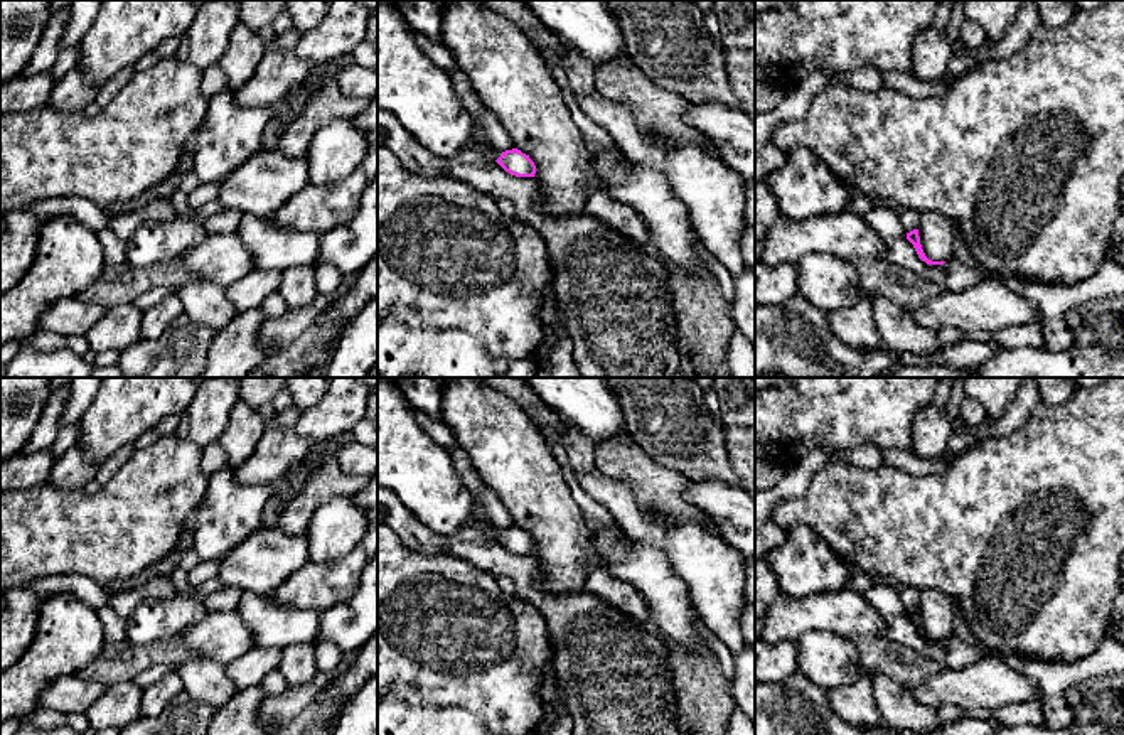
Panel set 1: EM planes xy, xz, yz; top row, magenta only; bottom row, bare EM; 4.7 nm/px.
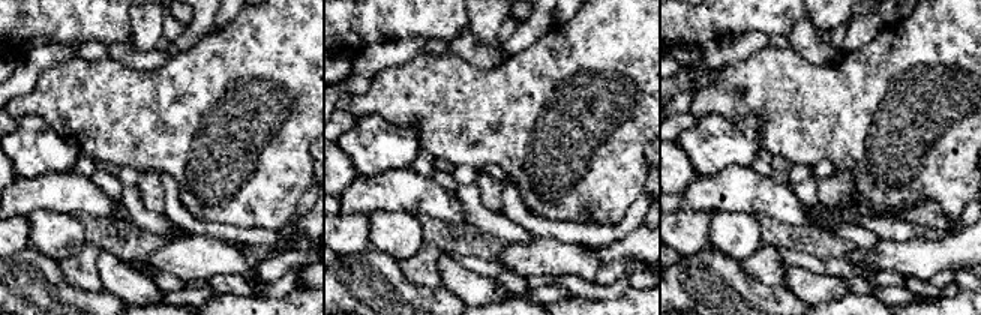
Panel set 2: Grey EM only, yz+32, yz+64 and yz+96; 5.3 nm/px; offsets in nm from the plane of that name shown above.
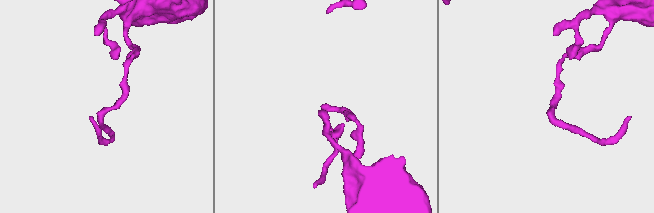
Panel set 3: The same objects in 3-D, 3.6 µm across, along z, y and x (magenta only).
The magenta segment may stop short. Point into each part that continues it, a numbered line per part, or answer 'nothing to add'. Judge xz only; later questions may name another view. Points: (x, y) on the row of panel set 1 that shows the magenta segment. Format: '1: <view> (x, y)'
nothing to add

